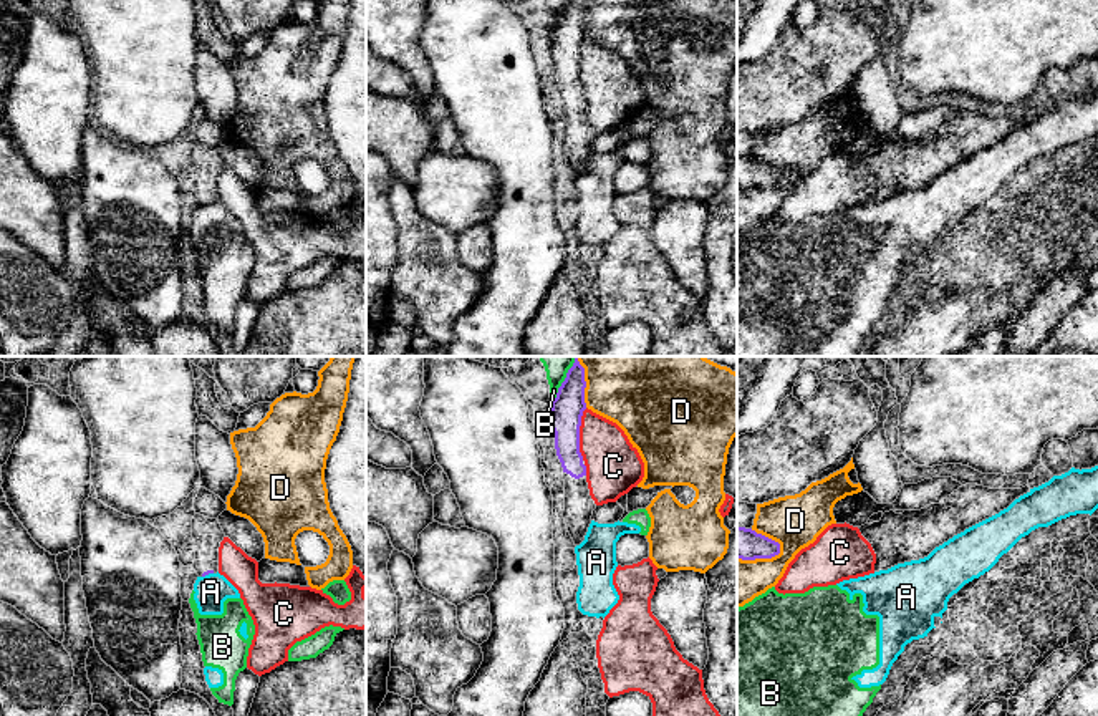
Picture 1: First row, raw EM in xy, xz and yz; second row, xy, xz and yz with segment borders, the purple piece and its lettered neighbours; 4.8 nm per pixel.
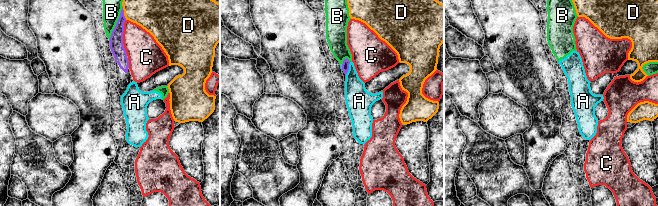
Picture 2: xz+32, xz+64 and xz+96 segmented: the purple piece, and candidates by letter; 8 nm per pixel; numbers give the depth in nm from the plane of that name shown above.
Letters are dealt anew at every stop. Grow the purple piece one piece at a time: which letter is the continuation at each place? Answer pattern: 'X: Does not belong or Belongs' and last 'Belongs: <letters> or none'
A: Does not belong
B: Does not belong
C: Does not belong
D: Does not belong
Belongs: none

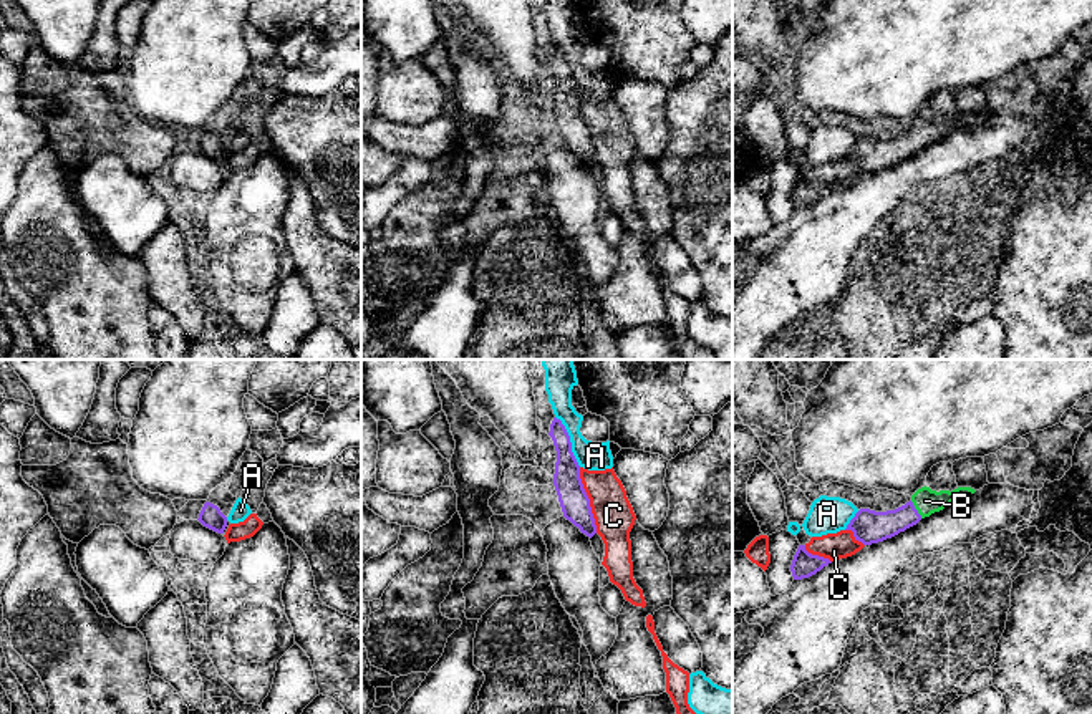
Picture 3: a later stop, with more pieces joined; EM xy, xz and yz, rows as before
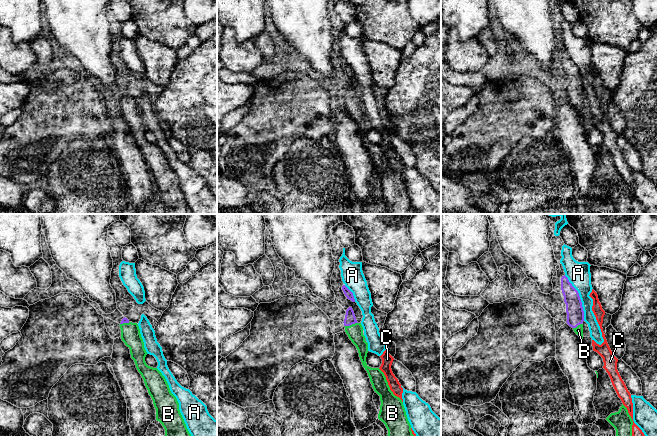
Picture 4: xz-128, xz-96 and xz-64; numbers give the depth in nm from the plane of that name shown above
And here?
A: Does not belong
B: Belongs
C: Does not belong
Belongs: B

